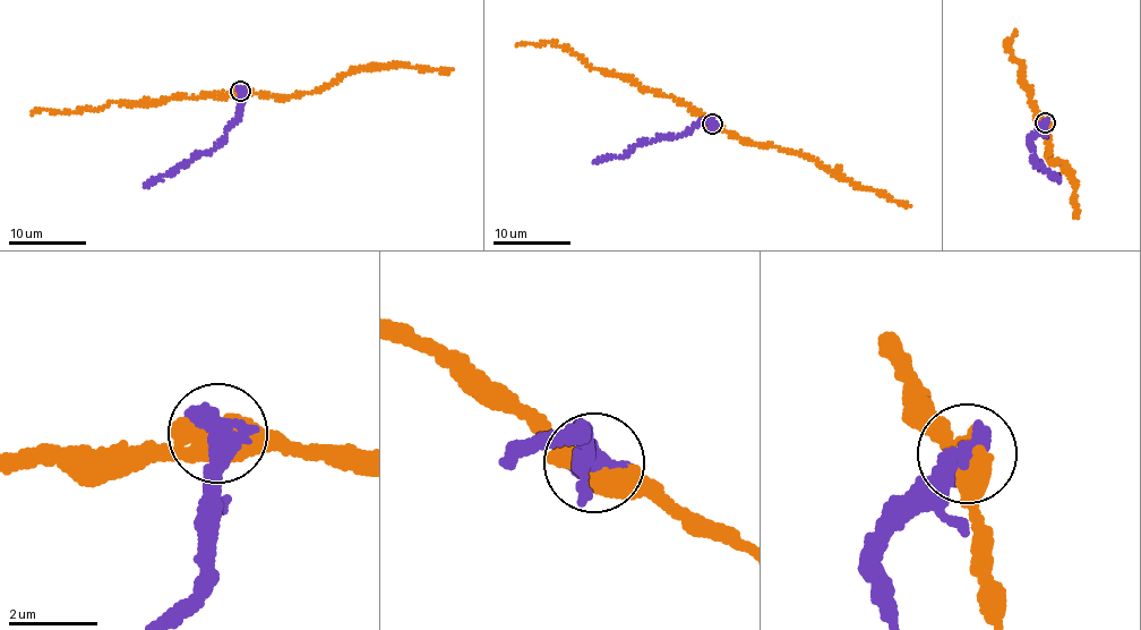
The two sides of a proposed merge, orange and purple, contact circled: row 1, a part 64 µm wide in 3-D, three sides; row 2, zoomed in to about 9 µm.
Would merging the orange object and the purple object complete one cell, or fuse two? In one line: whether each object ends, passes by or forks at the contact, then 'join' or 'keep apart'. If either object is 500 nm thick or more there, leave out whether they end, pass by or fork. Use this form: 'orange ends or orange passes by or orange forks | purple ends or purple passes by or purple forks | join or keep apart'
keep apart

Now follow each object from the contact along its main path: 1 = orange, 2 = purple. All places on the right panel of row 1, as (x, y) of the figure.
1: (1046, 122), (1051, 164), (1063, 164), (1074, 185), (1072, 201), (1078, 210), (1075, 215)
2: (1046, 122), (1030, 138), (1030, 145), (1037, 165), (1039, 161), (1058, 180)

